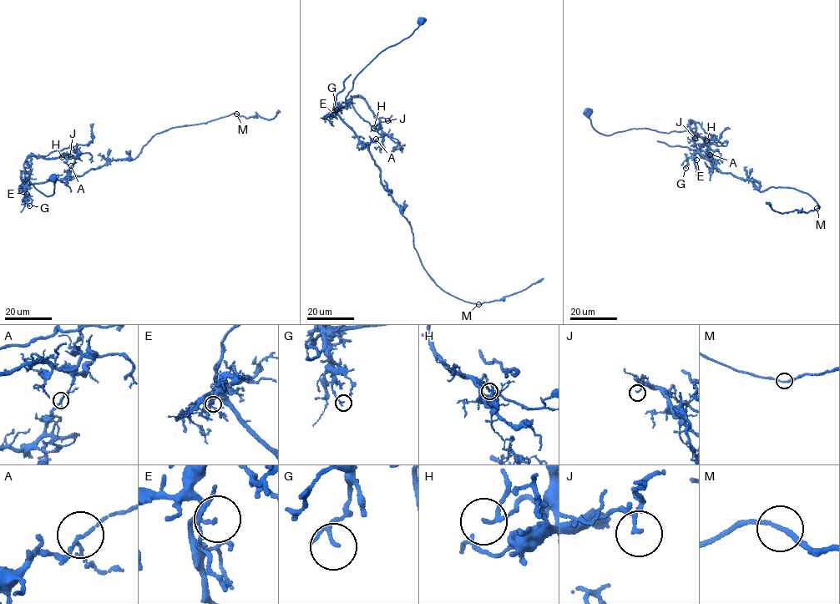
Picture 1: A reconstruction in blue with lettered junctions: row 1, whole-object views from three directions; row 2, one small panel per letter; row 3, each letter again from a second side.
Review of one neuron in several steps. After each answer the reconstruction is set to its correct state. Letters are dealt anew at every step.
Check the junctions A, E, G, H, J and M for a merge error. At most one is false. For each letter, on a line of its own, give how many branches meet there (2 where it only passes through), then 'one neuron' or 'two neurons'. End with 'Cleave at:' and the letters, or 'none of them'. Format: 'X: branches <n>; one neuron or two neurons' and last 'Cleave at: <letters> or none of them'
A: branches 4; two neurons
E: branches 2; one neuron
G: branches 2; one neuron
H: branches 2; one neuron
J: branches 3; one neuron
M: branches 2; one neuron
Cleave at: A

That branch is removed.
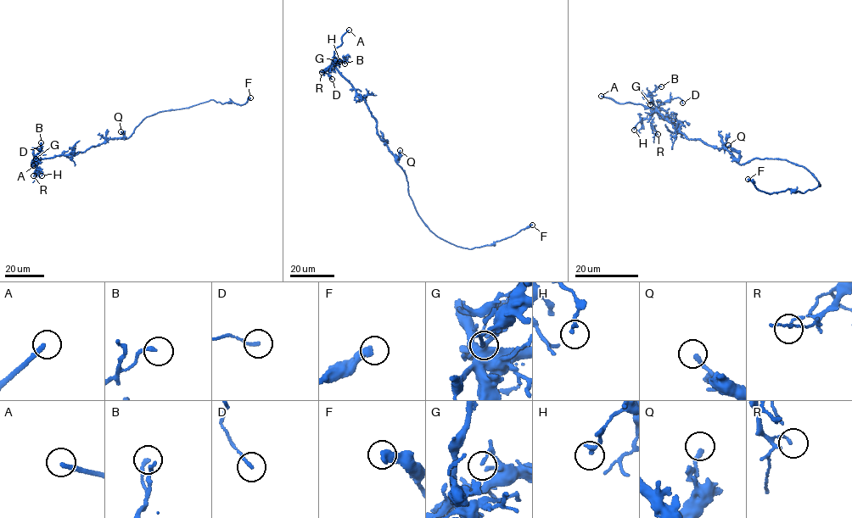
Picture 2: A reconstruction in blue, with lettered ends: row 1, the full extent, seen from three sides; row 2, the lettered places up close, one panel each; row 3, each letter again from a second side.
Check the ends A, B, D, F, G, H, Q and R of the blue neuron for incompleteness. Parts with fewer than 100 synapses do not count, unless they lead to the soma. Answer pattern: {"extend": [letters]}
{"extend": ["A"]}

